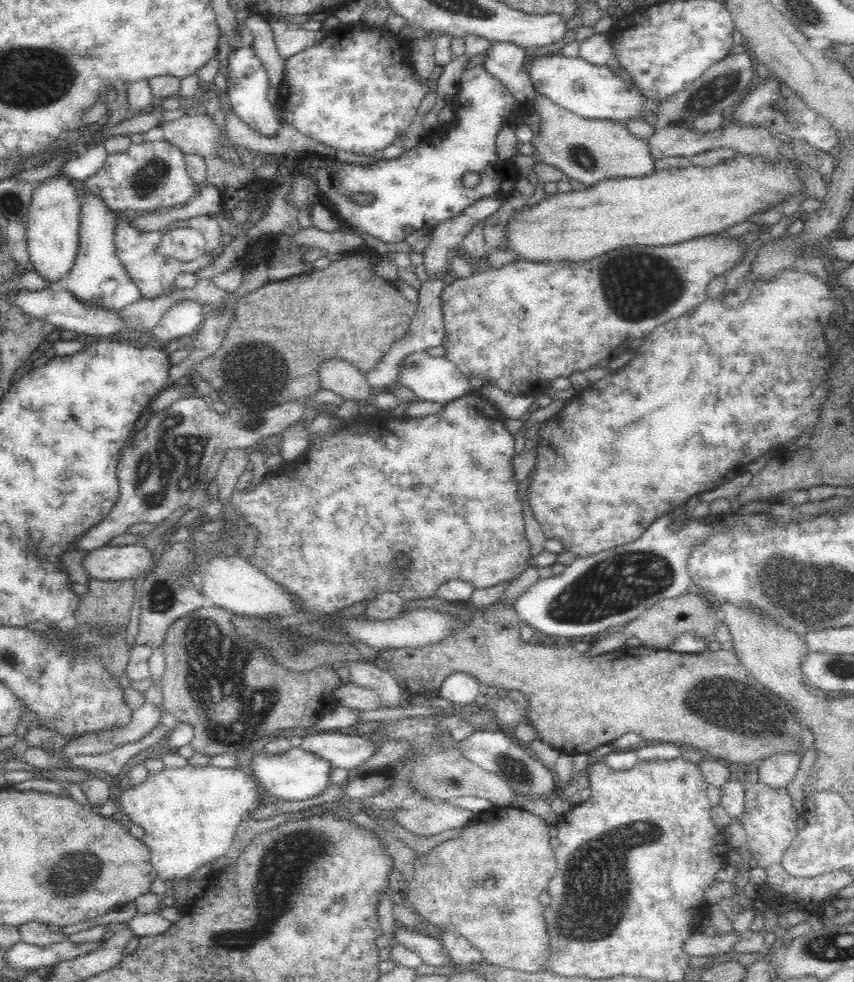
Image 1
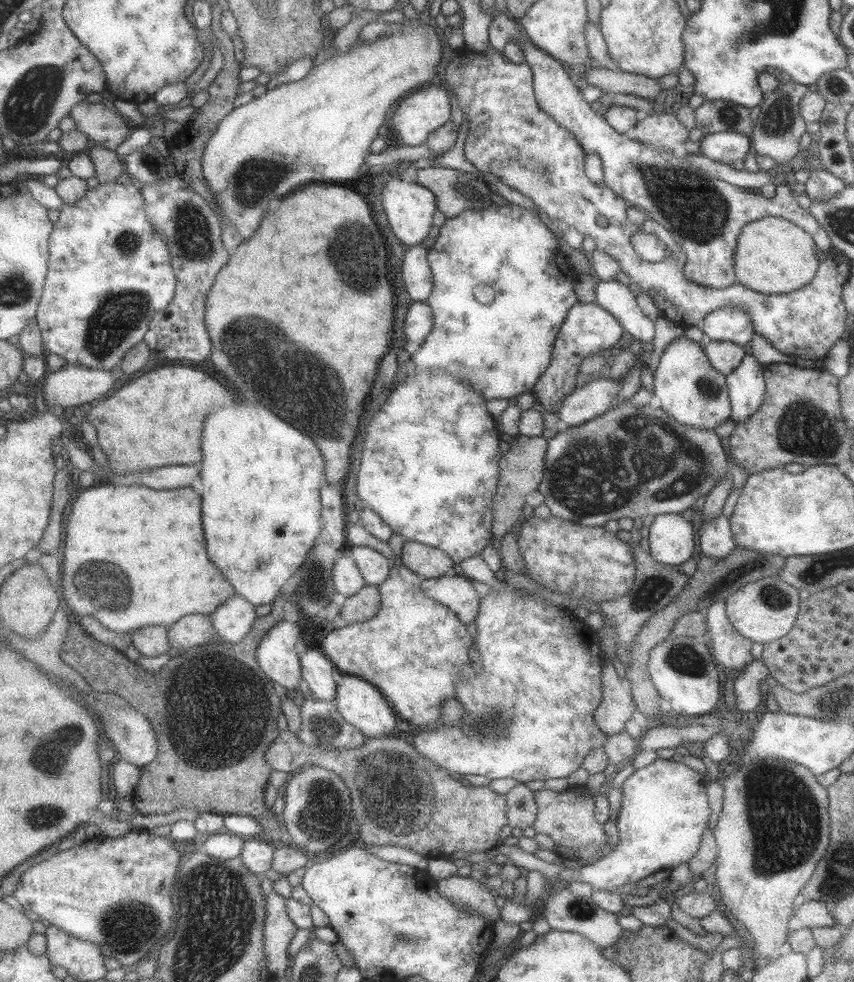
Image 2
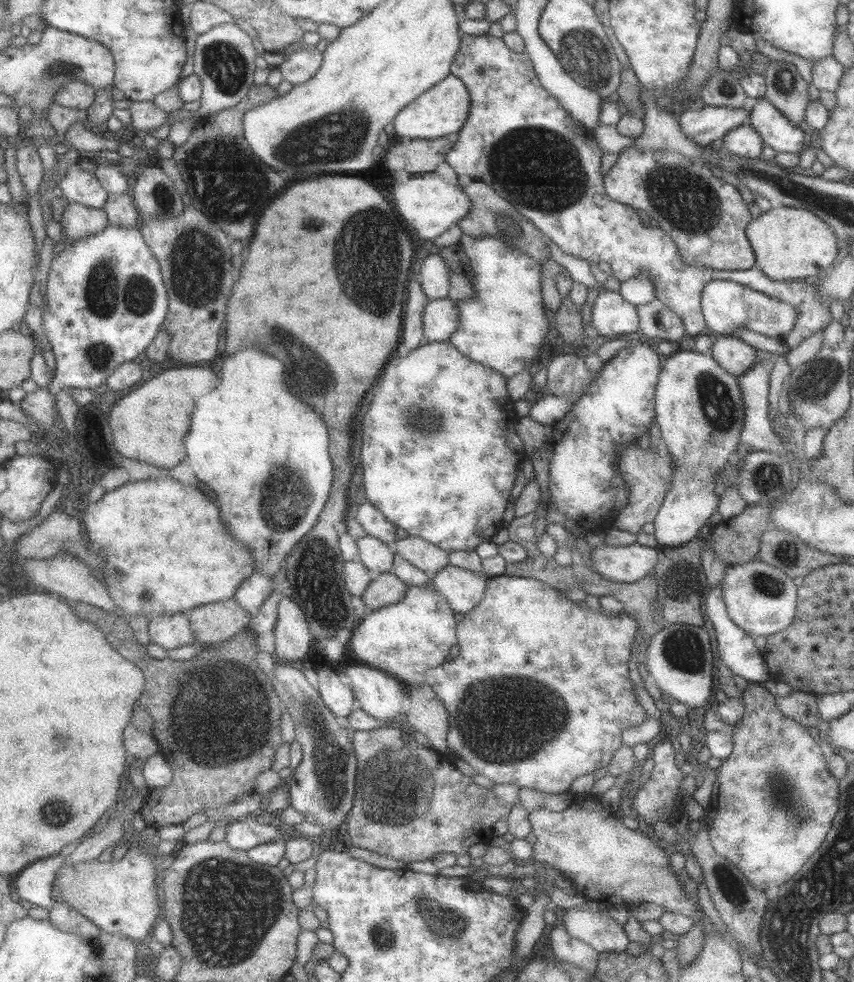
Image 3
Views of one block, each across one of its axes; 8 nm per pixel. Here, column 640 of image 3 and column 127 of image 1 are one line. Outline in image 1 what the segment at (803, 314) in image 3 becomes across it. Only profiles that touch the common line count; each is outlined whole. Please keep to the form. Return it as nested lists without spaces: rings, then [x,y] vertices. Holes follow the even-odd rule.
[[[201,215],[195,218],[184,220],[184,222],[174,221],[166,228],[162,228],[154,232],[140,232],[135,226],[131,225],[129,220],[119,217],[115,226],[114,244],[116,247],[116,256],[120,259],[122,266],[126,269],[128,276],[132,282],[136,283],[139,288],[142,298],[158,298],[162,296],[173,282],[178,274],[184,272],[196,273],[198,270],[212,264],[211,256],[216,256],[222,252],[223,245],[221,244],[221,226],[212,215]],[[178,226],[188,226],[199,230],[205,238],[205,254],[192,260],[192,262],[180,262],[175,258],[168,258],[163,254],[156,252],[157,244],[160,242],[161,236],[170,229],[178,228]]]

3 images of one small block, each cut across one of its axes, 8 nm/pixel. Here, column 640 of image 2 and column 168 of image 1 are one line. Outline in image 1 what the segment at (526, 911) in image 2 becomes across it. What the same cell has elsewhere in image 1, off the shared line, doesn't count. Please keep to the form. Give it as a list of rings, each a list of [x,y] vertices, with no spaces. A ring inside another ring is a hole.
[[[186,765],[181,768],[164,767],[160,772],[150,771],[147,779],[122,790],[119,814],[126,814],[133,824],[144,831],[141,841],[150,849],[150,860],[157,877],[170,884],[173,880],[188,878],[194,870],[224,856],[232,849],[236,831],[244,814],[250,814],[259,804],[263,789],[243,768],[220,768],[212,765]]]

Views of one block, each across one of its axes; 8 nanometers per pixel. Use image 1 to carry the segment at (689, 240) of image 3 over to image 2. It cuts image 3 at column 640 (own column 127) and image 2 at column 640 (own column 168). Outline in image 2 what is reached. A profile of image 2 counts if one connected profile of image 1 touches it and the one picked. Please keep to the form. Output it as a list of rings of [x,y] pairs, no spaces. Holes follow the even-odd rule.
[[[530,36],[514,41],[523,46],[528,64],[534,68],[537,98],[543,110],[570,129],[587,154],[598,154],[602,160],[604,183],[608,188],[627,200],[631,207],[646,211],[673,234],[687,254],[684,274],[691,282],[717,289],[736,283],[733,256],[741,230],[747,223],[768,216],[788,220],[803,228],[813,238],[818,250],[828,251],[831,248],[828,233],[808,210],[800,208],[789,185],[780,186],[774,198],[768,199],[759,191],[745,190],[708,176],[685,157],[630,140],[624,133],[616,132],[605,116],[592,110],[564,63],[539,47]]]

